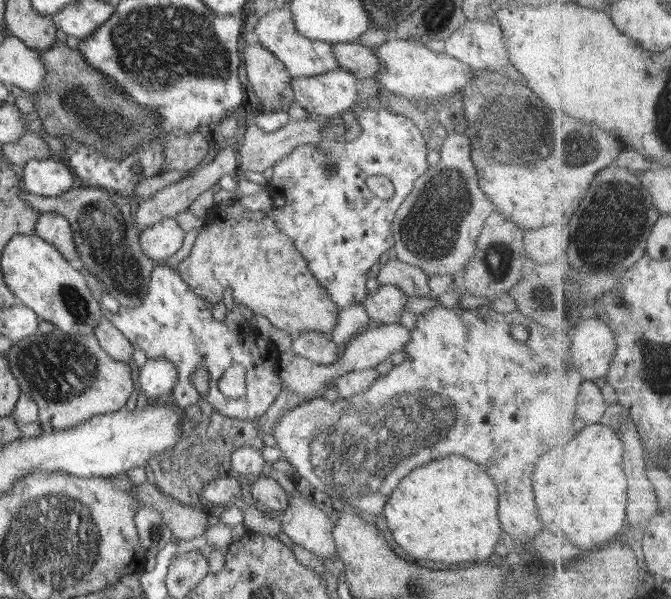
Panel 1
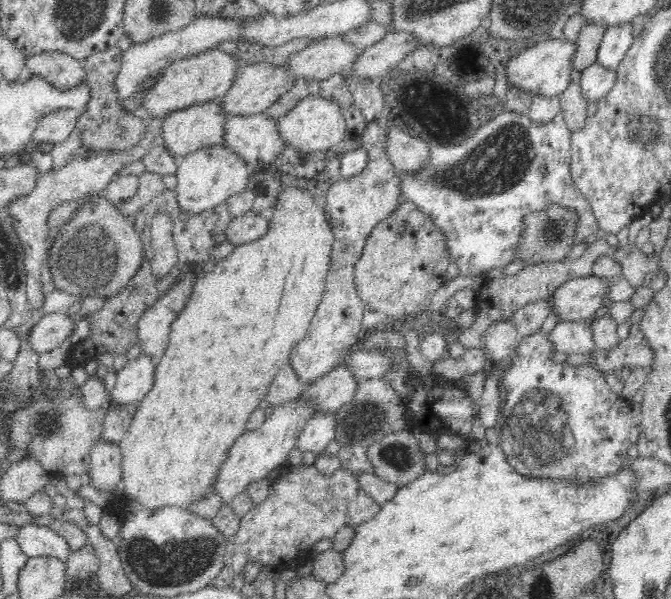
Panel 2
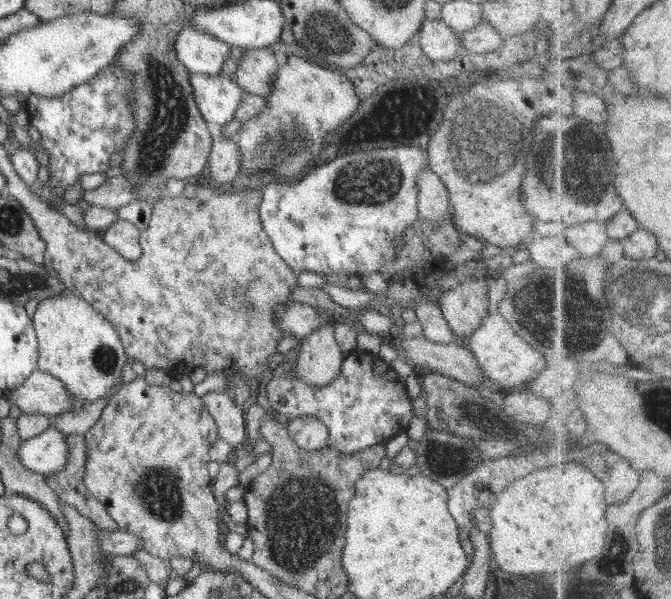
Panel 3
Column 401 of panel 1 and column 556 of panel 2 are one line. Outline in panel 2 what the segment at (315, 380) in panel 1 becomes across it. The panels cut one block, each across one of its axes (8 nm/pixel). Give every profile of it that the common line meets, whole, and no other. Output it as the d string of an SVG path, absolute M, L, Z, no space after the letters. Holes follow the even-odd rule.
M559 321L548 334L554 350L566 355L586 354L595 348L589 321Z

